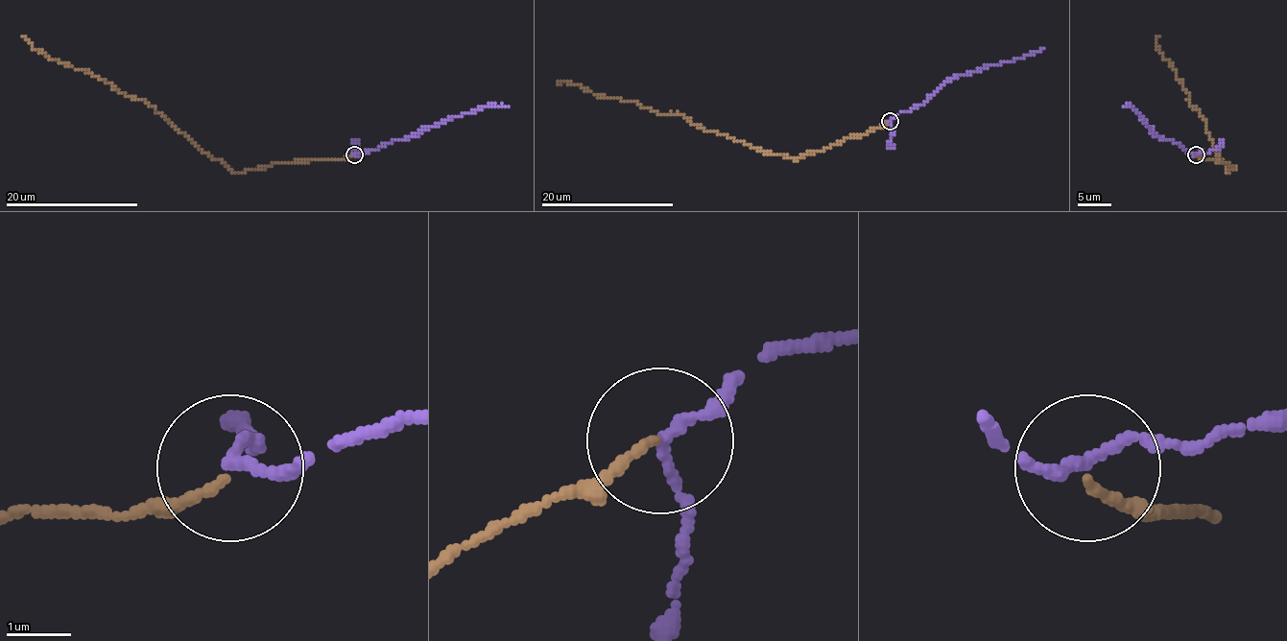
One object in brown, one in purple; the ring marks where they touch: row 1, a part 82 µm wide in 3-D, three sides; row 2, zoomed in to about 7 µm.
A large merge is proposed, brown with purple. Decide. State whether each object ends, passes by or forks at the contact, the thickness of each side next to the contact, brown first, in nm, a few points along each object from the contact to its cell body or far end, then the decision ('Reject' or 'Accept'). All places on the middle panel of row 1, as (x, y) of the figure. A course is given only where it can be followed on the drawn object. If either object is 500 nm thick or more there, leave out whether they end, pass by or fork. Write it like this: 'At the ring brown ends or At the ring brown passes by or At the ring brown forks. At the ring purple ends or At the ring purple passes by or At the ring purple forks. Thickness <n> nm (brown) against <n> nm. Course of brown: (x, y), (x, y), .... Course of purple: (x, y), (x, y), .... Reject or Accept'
At the ring brown ends. At the ring purple passes by. Thickness 140 nm (brown) against 160 nm. Course of brown: (890, 120), (797, 158), (703, 130), (677, 113), (663, 115), (631, 101), (597, 97), (572, 83), (559, 83). Course of purple: (890, 120), (899, 112), (915, 108), (951, 79), (1044, 49). Accept

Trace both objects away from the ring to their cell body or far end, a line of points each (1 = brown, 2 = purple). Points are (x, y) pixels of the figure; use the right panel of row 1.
1: (1195, 155), (1233, 169), (1228, 172), (1217, 154), (1205, 120), (1158, 51), (1158, 35)
2: (1195, 154), (1154, 133), (1132, 106), (1124, 106)

